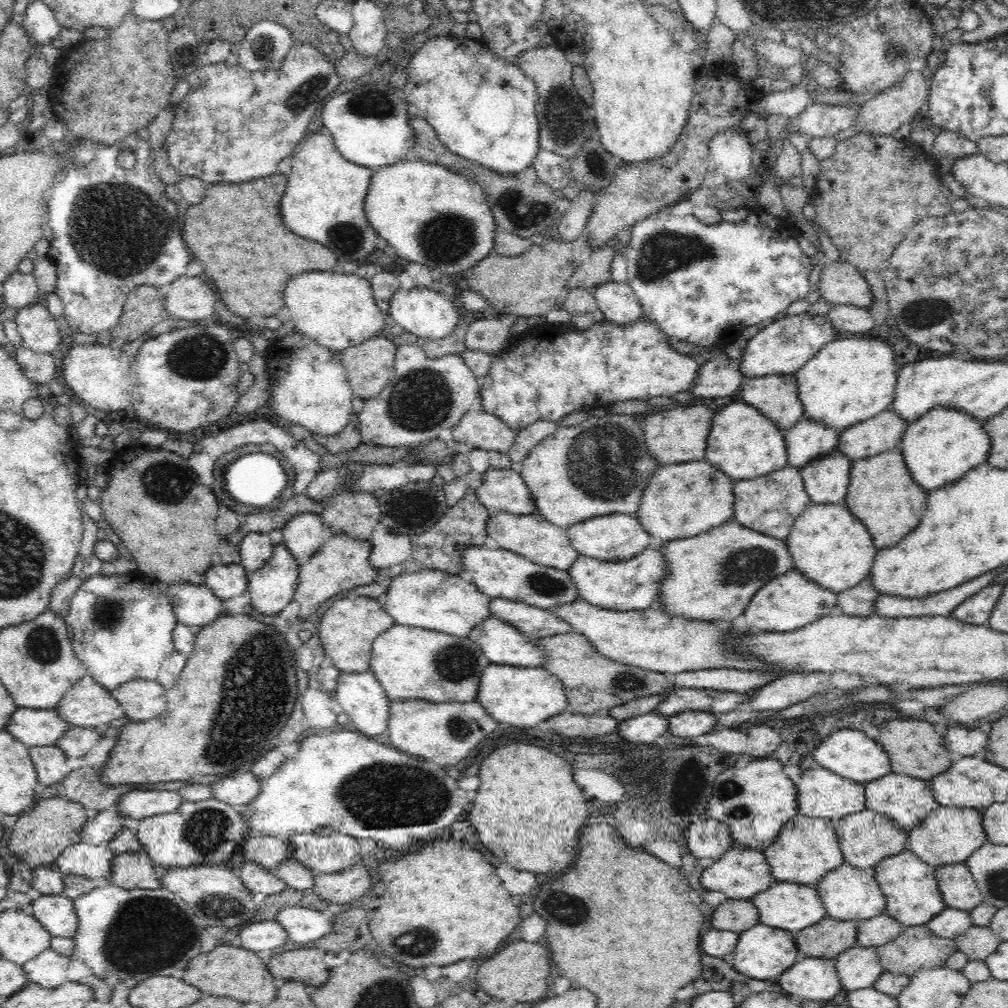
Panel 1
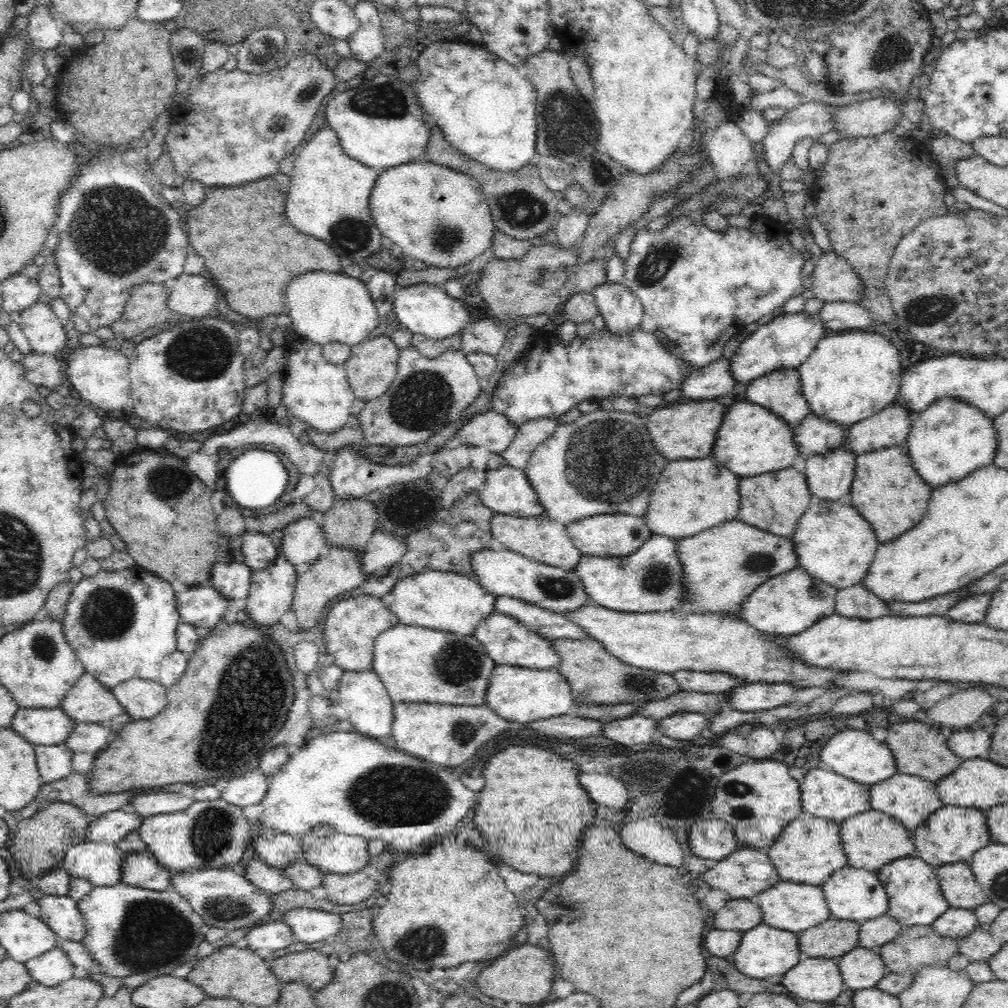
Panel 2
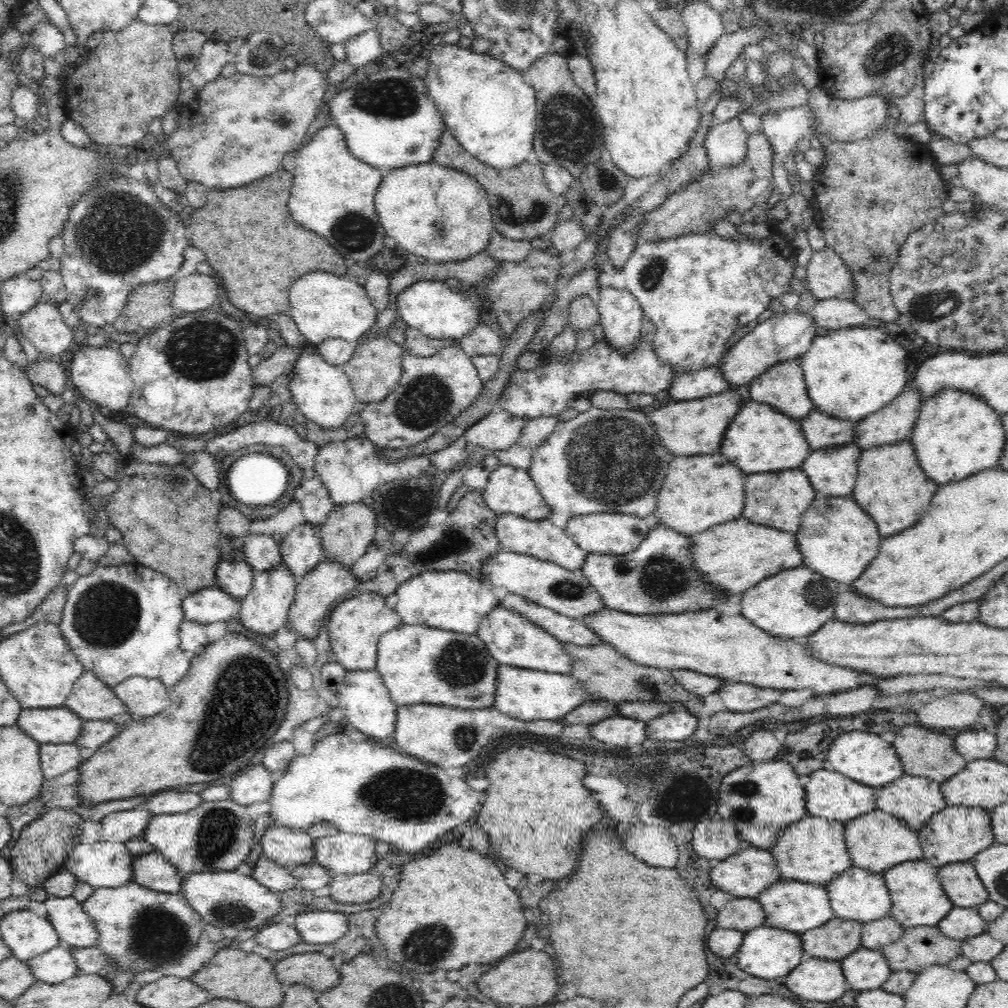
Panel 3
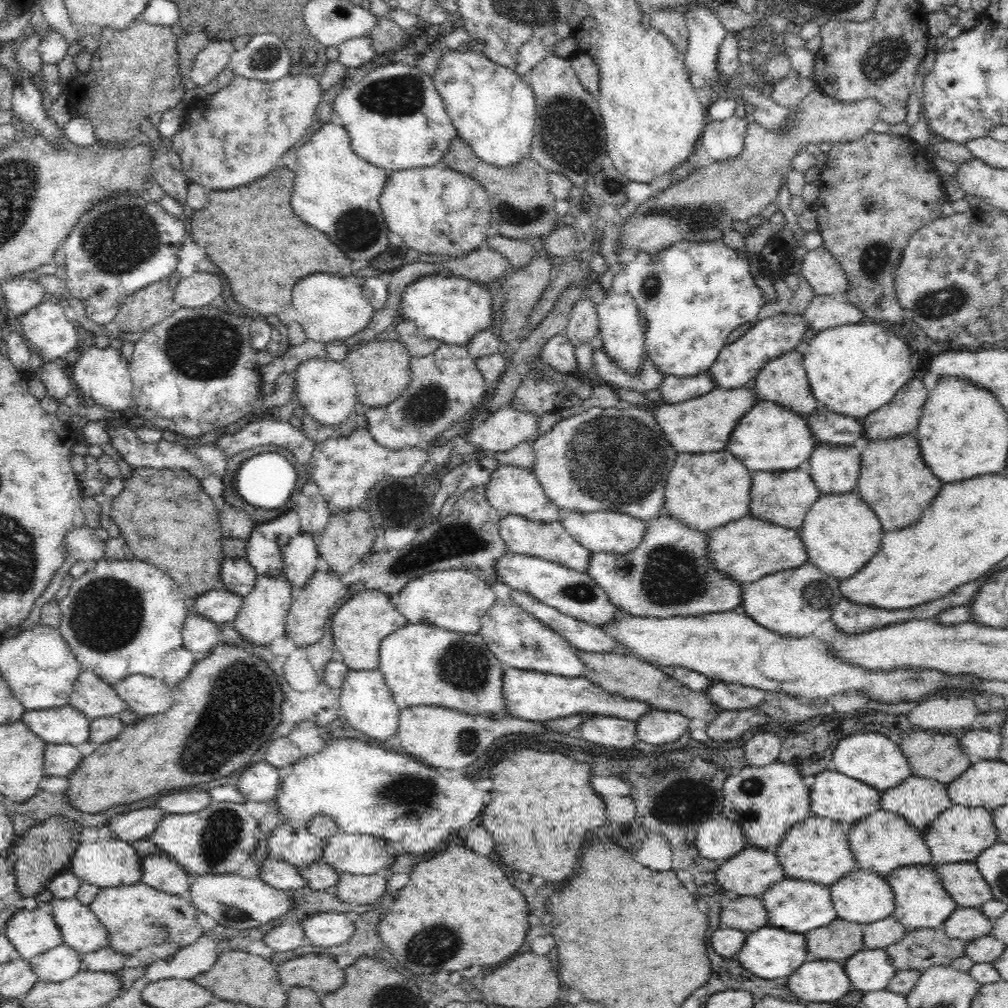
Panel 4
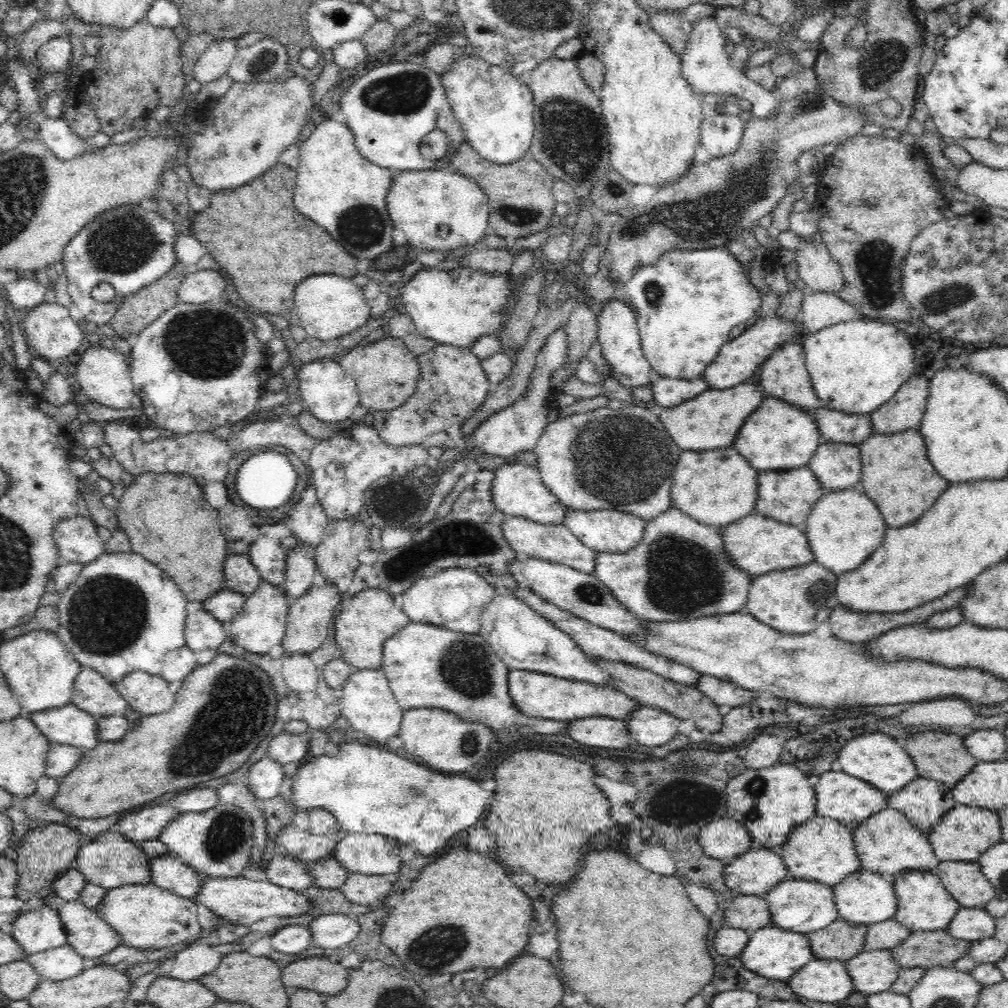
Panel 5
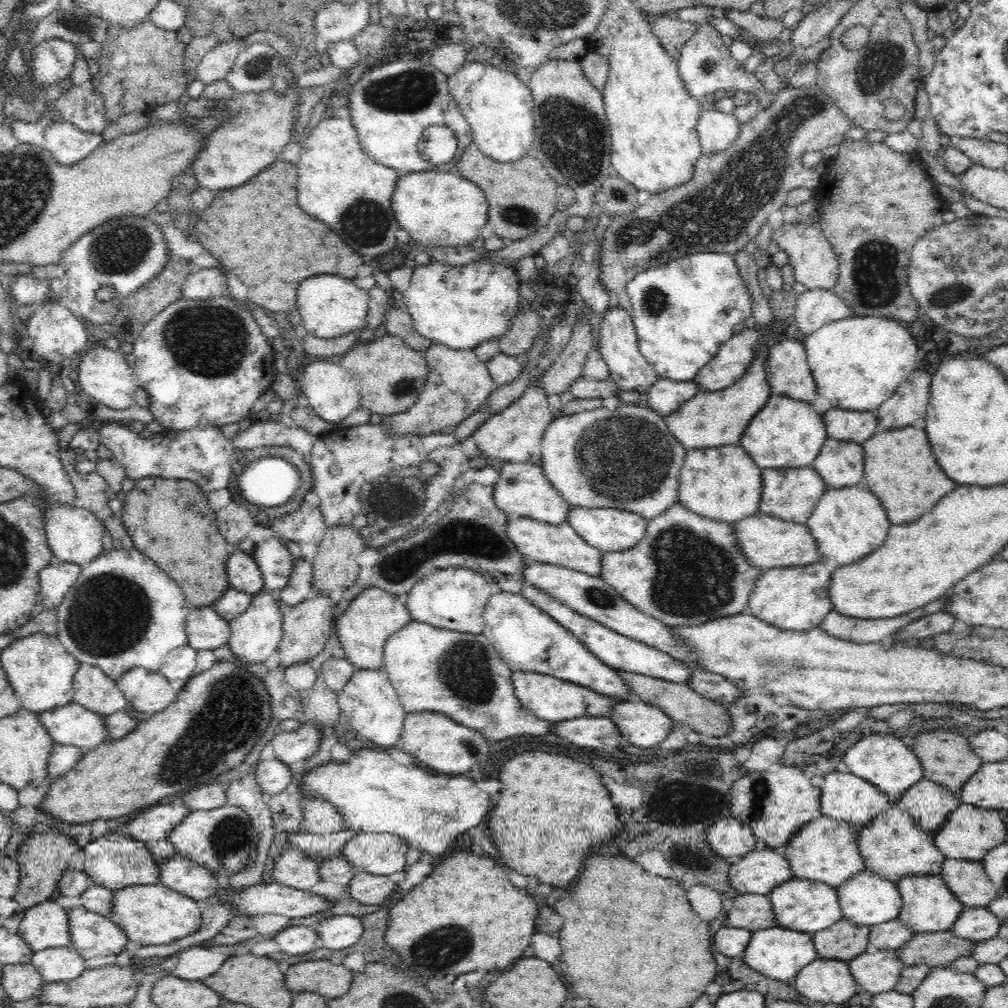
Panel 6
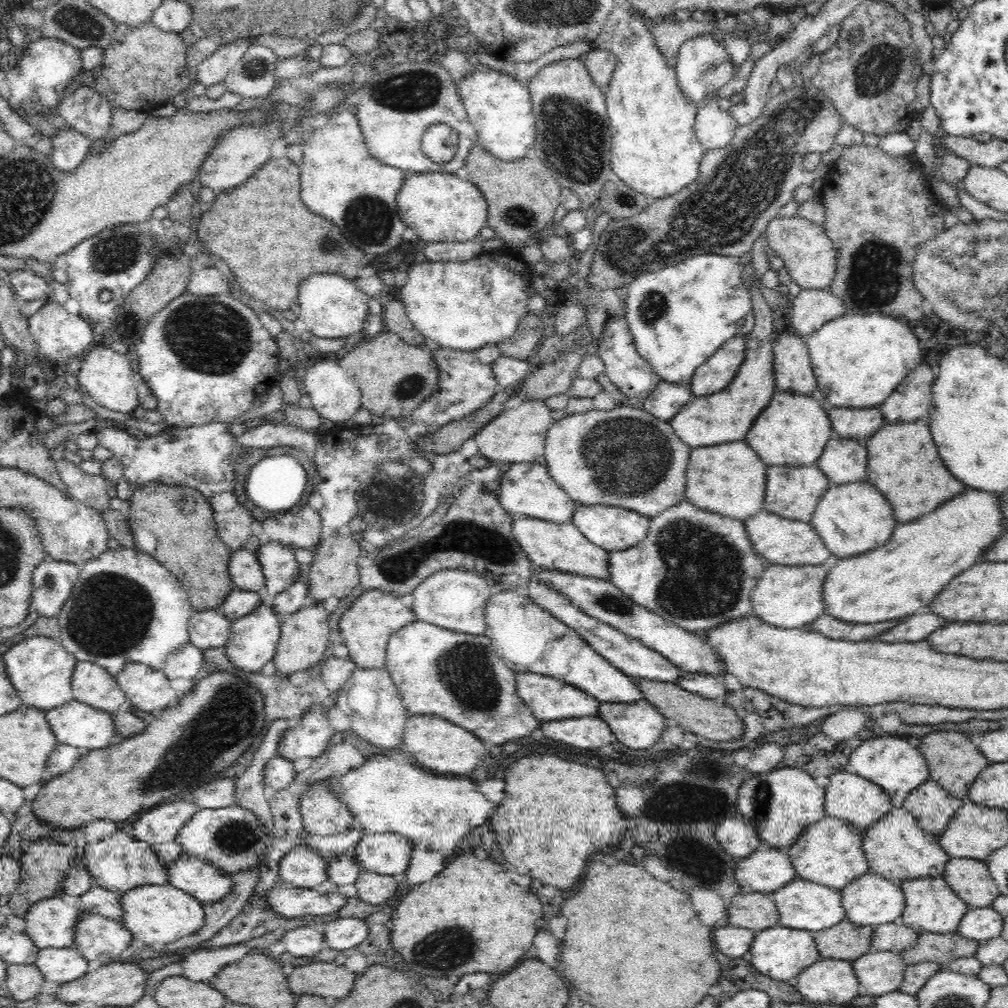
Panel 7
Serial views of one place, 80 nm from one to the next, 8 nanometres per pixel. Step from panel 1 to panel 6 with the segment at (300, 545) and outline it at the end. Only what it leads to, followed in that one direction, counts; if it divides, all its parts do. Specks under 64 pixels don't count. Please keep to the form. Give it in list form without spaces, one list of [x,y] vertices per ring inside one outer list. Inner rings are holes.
[[[306,559],[294,561],[288,584],[278,593],[282,609],[295,607],[300,601],[306,600],[315,594],[312,588],[313,563]]]

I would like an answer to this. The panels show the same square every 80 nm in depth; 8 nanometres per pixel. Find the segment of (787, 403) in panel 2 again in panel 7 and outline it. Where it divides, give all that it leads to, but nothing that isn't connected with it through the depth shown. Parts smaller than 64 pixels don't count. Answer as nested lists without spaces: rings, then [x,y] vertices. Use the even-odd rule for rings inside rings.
[[[791,329],[776,333],[773,341],[775,392],[798,392],[812,396],[817,378],[807,341]]]

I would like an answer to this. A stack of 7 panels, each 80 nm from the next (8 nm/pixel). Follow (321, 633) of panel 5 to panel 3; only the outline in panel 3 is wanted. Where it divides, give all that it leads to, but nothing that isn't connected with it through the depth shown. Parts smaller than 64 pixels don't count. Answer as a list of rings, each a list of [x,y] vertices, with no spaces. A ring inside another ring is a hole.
[[[325,556],[304,578],[295,590],[295,599],[288,613],[290,625],[298,638],[314,638],[330,614],[330,606],[339,596],[344,596],[358,586],[360,579],[352,573],[352,568],[336,563],[332,557]]]

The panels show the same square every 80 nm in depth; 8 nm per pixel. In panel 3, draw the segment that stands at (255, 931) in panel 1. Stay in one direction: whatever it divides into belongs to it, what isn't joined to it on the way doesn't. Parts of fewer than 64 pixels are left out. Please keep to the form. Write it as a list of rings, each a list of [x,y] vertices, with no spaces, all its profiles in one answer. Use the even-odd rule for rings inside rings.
[[[290,921],[270,922],[255,934],[254,939],[260,946],[275,951],[292,948],[302,942],[298,929]]]

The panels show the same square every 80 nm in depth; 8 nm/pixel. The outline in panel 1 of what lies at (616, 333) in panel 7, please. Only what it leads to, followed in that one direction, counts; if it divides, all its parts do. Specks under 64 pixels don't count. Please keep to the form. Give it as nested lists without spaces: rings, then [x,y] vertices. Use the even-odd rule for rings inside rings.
[[[610,280],[593,289],[592,294],[610,324],[634,324],[643,316],[640,301],[627,281]]]

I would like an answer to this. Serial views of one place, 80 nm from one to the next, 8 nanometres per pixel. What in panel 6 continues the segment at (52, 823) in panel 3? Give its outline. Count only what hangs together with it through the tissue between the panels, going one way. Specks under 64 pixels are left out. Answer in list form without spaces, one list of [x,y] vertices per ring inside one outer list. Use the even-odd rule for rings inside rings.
[[[49,827],[44,833],[31,832],[19,846],[20,882],[13,898],[18,902],[18,912],[51,900],[58,893],[57,882],[64,876],[70,858],[80,850],[80,845],[72,837],[62,833],[56,827]]]

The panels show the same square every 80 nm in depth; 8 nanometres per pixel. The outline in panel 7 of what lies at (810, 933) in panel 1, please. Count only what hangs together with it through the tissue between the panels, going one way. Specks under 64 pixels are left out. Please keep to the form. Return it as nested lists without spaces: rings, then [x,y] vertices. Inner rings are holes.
[[[844,917],[832,928],[813,933],[820,957],[854,961],[869,952],[875,927],[858,927]]]

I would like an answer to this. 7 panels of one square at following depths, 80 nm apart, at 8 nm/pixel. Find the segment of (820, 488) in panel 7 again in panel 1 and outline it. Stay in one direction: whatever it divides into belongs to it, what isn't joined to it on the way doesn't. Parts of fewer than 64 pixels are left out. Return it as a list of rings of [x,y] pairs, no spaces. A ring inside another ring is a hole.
[[[788,466],[764,476],[735,480],[733,493],[735,505],[732,520],[778,540],[787,538],[794,521],[807,509],[808,504],[811,504],[809,494],[804,488],[801,469]]]

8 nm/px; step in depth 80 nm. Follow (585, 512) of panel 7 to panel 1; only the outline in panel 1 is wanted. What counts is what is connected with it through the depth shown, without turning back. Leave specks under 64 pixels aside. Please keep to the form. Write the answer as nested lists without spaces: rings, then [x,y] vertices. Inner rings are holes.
[[[610,514],[596,516],[584,520],[578,524],[573,524],[565,529],[567,537],[570,539],[572,546],[580,555],[589,556],[598,560],[630,560],[644,552],[650,544],[650,536],[636,515],[629,514]]]

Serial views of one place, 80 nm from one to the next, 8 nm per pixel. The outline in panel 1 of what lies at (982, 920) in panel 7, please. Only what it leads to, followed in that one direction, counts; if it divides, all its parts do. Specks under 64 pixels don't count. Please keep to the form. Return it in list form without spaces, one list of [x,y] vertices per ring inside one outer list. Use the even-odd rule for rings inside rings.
[[[946,907],[925,924],[936,936],[955,939],[973,927],[970,911]]]

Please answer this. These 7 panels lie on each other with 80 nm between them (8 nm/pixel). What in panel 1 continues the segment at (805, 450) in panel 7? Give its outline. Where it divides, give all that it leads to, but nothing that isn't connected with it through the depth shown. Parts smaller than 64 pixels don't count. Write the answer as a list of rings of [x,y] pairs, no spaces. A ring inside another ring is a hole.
[[[735,401],[716,410],[711,428],[704,460],[734,480],[764,476],[788,465],[786,430],[749,404]]]

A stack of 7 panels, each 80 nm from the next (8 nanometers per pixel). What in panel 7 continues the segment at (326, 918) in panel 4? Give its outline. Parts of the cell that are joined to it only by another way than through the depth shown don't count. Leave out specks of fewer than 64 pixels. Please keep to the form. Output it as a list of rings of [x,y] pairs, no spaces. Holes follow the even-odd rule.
[[[337,917],[322,924],[327,950],[348,950],[358,947],[368,936],[369,926],[357,917]]]

